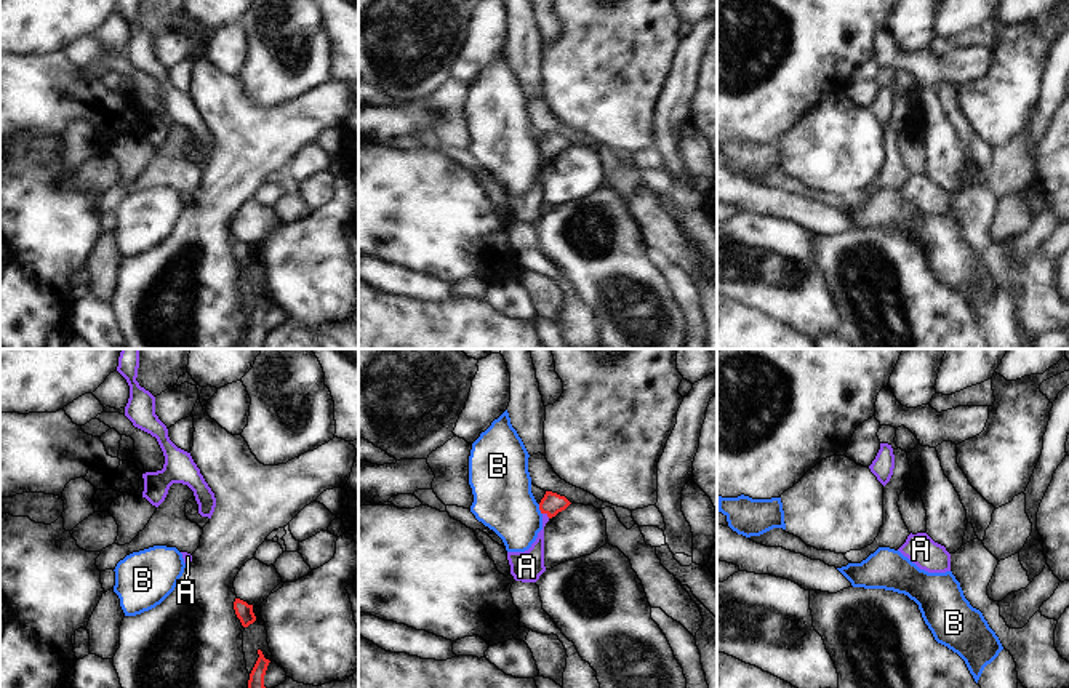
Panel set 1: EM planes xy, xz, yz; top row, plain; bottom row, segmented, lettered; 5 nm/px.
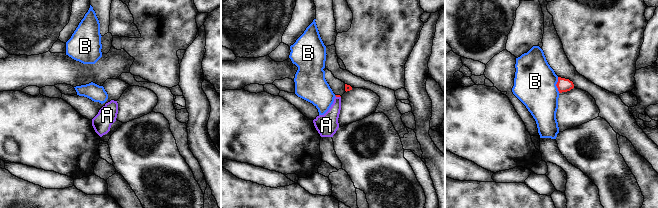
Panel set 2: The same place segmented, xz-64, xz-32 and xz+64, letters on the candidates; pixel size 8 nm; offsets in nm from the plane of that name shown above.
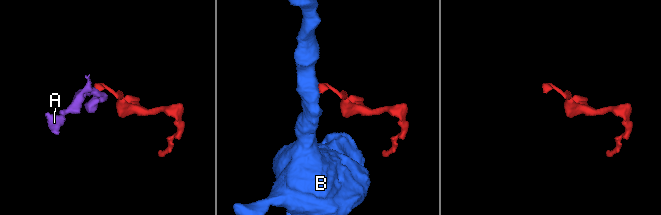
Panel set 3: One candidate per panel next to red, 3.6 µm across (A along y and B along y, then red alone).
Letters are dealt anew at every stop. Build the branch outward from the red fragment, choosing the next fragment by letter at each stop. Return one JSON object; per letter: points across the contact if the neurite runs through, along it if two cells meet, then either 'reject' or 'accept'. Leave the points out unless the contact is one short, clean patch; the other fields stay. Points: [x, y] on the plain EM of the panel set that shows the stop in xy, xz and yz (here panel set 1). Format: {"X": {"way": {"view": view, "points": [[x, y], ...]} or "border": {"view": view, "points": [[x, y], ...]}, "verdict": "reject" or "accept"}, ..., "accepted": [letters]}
{"A": {"way": {"view": "xz", "points": [[552, 144], [546, 154], [533, 200]]}, "verdict": "accept"}, "B": {"border": {"view": "xz", "points": [[538, 146], [541, 156]]}, "verdict": "reject"}, "accepted": ["A"]}

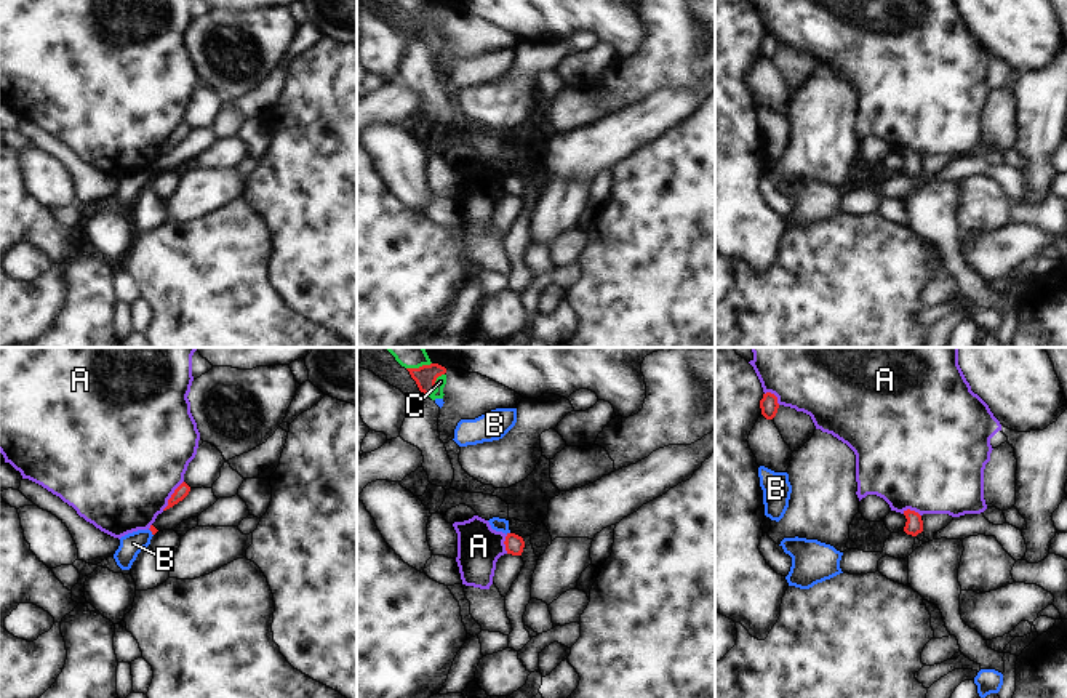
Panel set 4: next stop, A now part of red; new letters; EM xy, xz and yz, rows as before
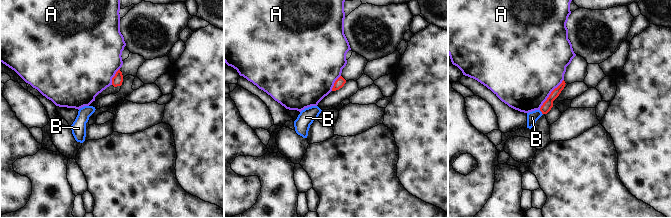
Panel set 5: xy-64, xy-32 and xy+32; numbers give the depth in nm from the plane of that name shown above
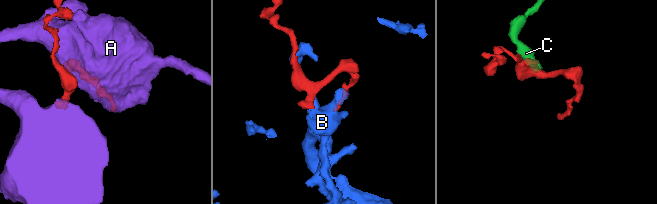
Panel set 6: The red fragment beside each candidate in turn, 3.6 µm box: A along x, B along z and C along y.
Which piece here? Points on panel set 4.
{"A": {"verdict": "reject"}, "B": {"border": {"view": "xy", "points": [[147, 170], [152, 176]]}, "verdict": "reject"}, "C": {"border": {"view": "xz", "points": [[443, 15], [437, 20], [435, 31], [429, 37]]}, "verdict": "reject"}, "accepted": []}

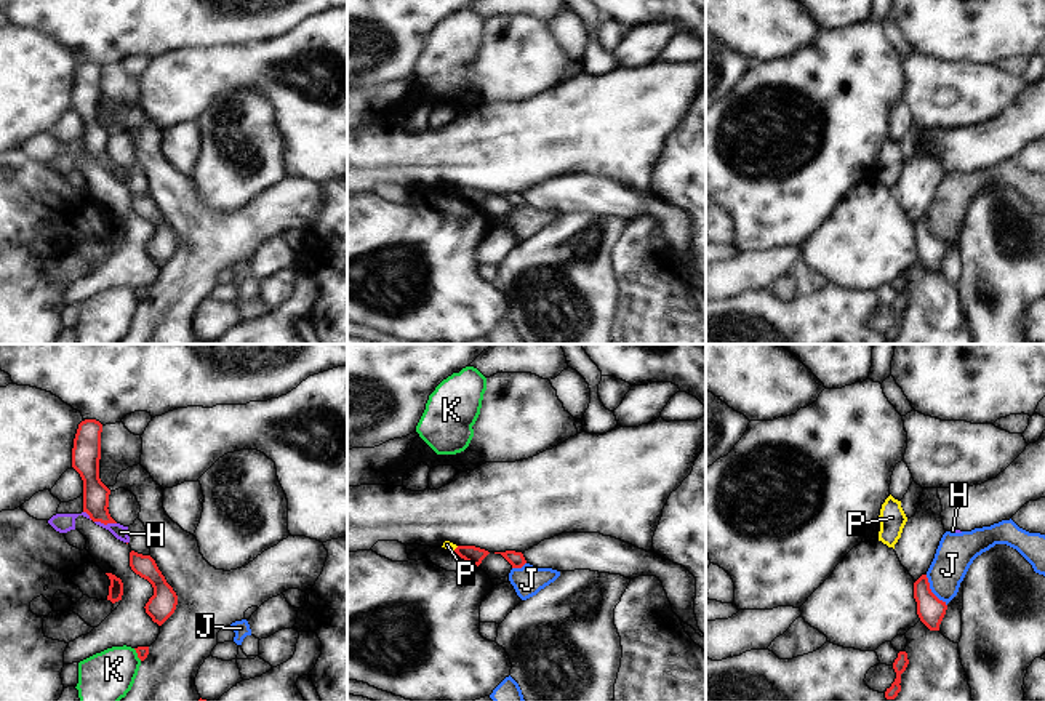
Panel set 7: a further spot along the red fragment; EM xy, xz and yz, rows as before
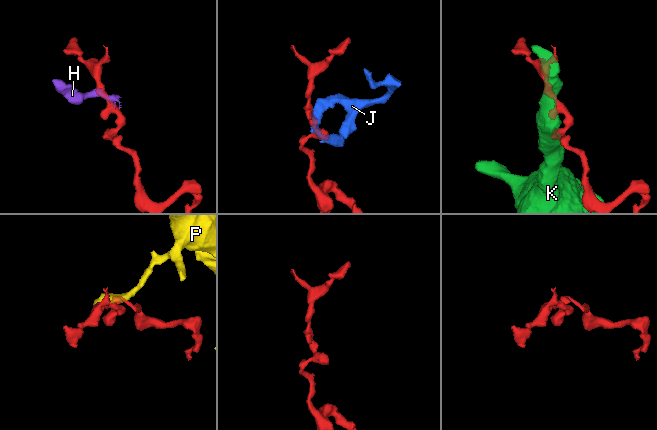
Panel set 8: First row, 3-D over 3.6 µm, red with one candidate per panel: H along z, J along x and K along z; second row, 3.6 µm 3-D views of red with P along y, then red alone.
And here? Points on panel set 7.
{"H": {"border": {"view": "xy", "points": [[95, 162], [116, 165]]}, "verdict": "reject"}, "J": {"border": {"view": "yz", "points": [[925, 216], [930, 231], [946, 247]]}, "verdict": "reject"}, "K": {"border": {"view": "xy", "points": [[133, 290], [141, 301]]}, "verdict": "reject"}, "P": {"border": {"view": "xz", "points": [[458, 188], [453, 191]]}, "verdict": "reject"}, "accepted": []}

